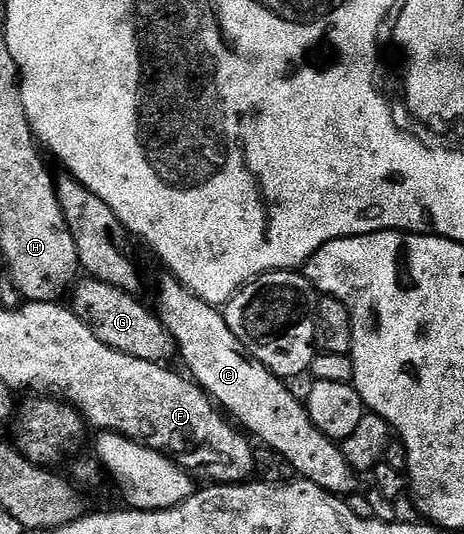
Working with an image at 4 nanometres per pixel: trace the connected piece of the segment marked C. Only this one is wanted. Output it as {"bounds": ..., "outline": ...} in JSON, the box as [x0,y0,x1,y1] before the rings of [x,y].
{"bounds":[154,274,353,493],"outline":[[[167,274],[164,277],[159,284],[154,307],[159,321],[166,326],[169,334],[173,334],[178,359],[183,359],[182,367],[189,373],[190,379],[256,441],[259,439],[266,447],[278,452],[286,463],[288,460],[302,479],[311,480],[326,492],[342,493],[342,488],[353,475],[351,465],[343,457],[342,447],[311,421],[304,401],[300,397],[298,400],[283,385],[286,383],[280,377],[245,351],[243,341],[236,338],[222,311],[218,307],[215,309],[210,299],[196,296],[176,276]]]}

